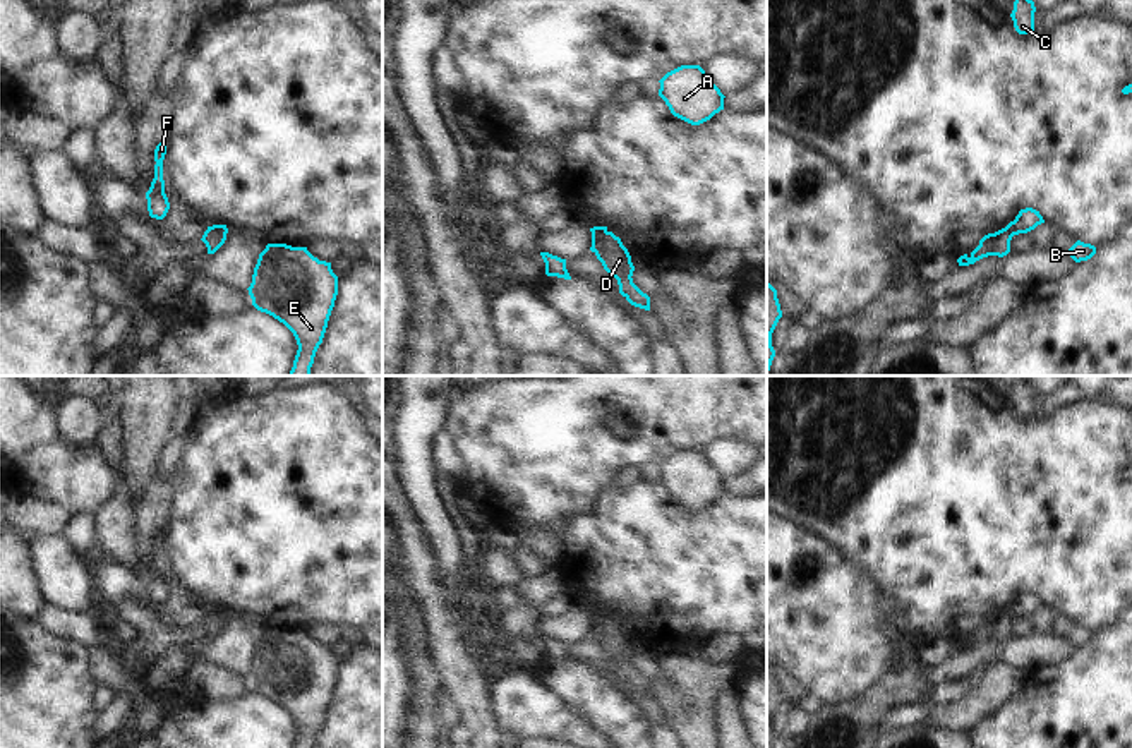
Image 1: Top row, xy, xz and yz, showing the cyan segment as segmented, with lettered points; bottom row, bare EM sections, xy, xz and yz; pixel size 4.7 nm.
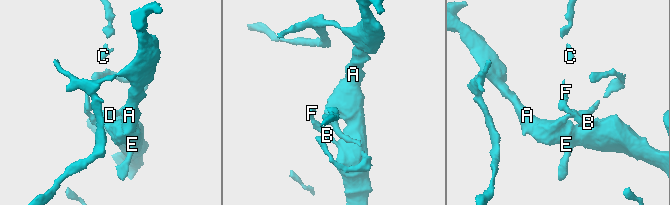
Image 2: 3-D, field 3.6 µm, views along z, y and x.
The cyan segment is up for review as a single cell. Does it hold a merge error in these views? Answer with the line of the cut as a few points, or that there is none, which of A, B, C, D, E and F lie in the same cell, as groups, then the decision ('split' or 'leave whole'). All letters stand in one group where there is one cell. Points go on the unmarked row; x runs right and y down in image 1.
cut yz (1005, 611), (1012, 620); groups A B C E F / D; split

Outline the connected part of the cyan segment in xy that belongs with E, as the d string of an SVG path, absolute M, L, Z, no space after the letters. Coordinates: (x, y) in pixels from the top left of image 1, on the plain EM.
M268 628L247 674L257 695L293 717L298 729L293 748L314 748L338 679L331 647L319 645L307 631Z

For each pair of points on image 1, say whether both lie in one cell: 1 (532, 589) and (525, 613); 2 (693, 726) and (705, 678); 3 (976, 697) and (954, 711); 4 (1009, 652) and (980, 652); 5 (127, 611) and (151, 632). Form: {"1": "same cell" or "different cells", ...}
{"1": "same cell", "2": "same cell", "3": "same cell", "4": "different cells", "5": "same cell"}

